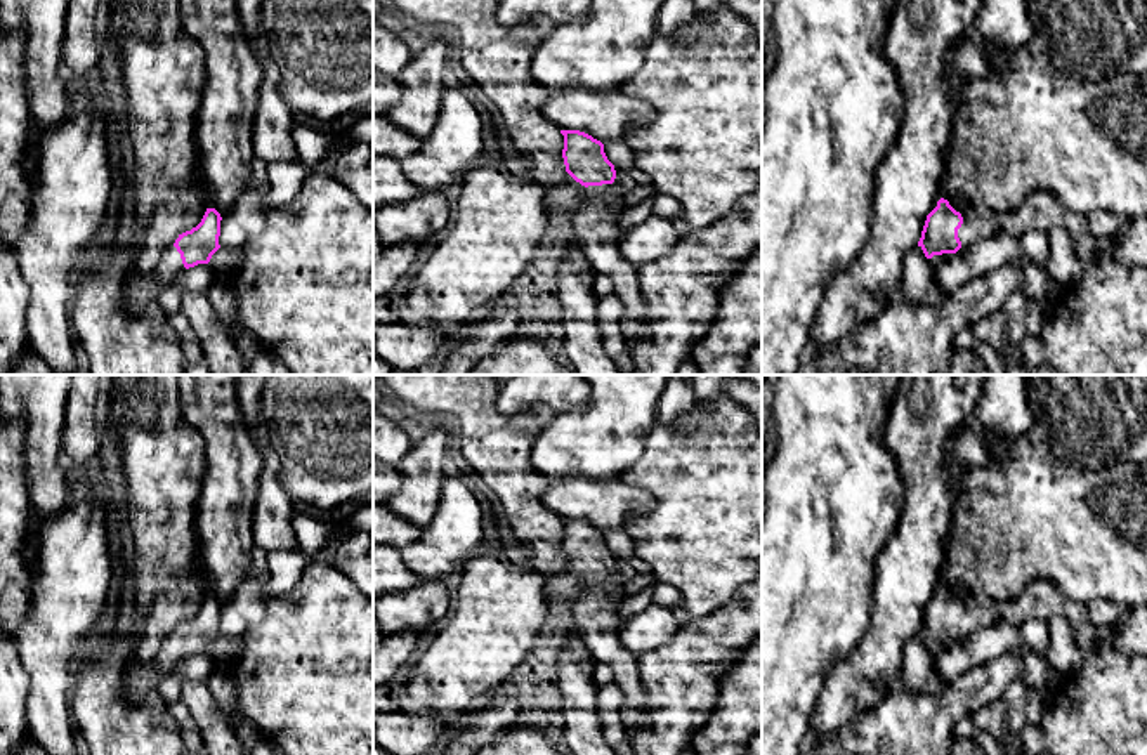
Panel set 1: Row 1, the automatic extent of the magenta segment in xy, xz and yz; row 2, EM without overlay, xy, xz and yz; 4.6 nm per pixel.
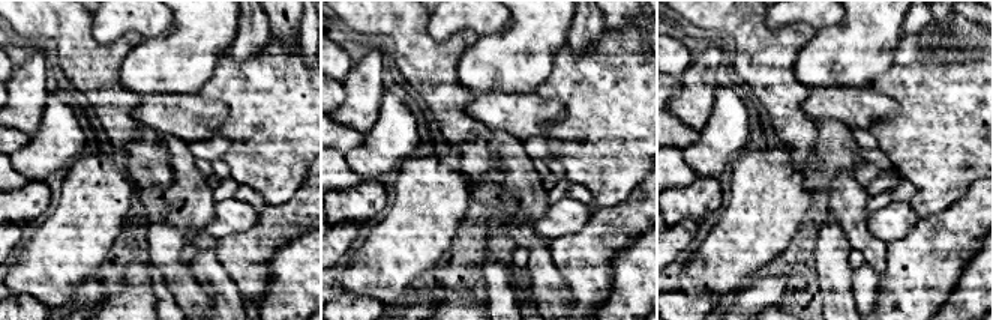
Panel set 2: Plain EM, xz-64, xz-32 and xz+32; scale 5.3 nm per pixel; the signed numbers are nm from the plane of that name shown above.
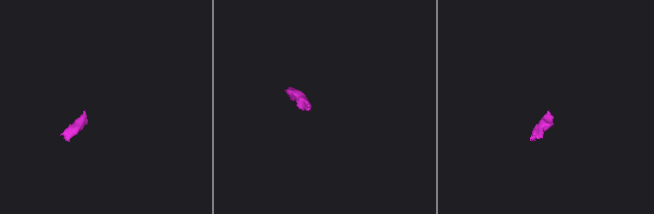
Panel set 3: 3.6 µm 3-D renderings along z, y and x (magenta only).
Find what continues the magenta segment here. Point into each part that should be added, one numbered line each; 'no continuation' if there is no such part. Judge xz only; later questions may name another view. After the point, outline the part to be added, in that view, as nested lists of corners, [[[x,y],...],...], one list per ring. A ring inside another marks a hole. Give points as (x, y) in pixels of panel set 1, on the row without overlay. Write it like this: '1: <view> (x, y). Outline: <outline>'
1: xz (613, 587). Outline: [[[611,573],[588,574],[585,576],[585,580],[588,585],[600,587],[606,592],[606,595],[614,604],[614,614],[619,618],[619,625],[623,625],[626,621],[626,618],[619,614],[619,609],[626,601],[623,595],[623,583],[616,580]]]

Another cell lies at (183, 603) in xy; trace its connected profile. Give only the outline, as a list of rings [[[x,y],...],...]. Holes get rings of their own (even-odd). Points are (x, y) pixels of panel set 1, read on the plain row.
[[[154,375],[156,418],[151,427],[130,415],[128,397],[118,391],[111,403],[111,429],[118,439],[127,502],[121,509],[125,528],[134,542],[134,587],[141,632],[135,637],[135,658],[141,665],[153,661],[161,640],[196,616],[208,594],[193,573],[198,542],[194,536],[194,503],[206,470],[205,439],[182,420],[179,375]]]

